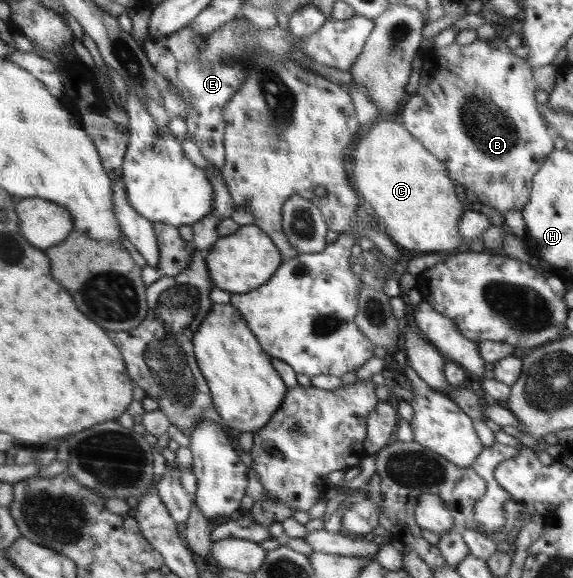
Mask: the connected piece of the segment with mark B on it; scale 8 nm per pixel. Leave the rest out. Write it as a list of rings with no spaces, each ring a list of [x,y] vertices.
[[[478,38],[465,46],[451,43],[447,47],[429,47],[423,51],[419,91],[403,104],[399,120],[427,151],[445,163],[449,177],[455,183],[473,191],[480,205],[489,205],[505,214],[525,207],[534,175],[555,147],[552,132],[537,108],[537,88],[529,64],[525,59],[516,57],[503,40],[500,40],[497,50],[490,48],[490,42]]]

